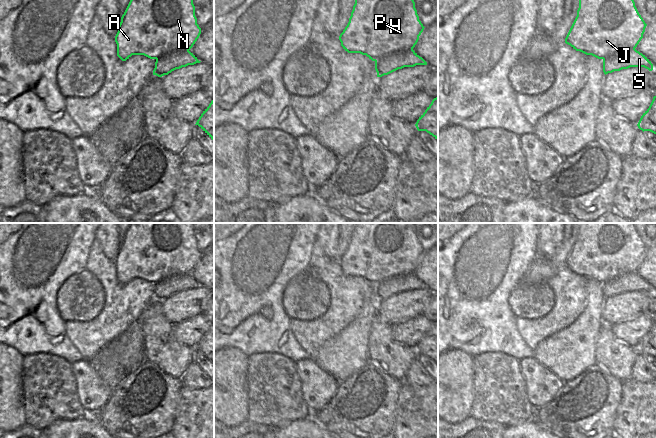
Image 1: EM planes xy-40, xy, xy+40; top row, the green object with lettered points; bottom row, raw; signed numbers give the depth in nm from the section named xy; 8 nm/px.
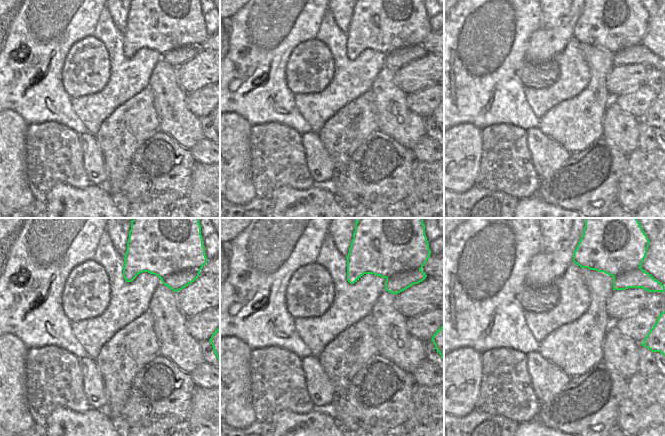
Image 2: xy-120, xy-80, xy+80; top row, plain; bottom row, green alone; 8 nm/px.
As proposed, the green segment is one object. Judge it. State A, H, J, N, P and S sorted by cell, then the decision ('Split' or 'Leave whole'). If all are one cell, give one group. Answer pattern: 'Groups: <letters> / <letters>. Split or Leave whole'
Groups: A H J N P / S. Split

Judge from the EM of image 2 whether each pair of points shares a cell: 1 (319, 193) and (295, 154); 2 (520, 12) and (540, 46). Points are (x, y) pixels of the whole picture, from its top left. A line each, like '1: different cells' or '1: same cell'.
1: different cells
2: different cells

